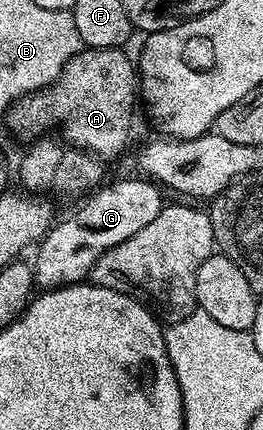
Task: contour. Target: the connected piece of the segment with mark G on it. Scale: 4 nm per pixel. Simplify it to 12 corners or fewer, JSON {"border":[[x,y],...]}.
{"border":[[148,178],[106,182],[36,244],[33,282],[88,280],[159,217]]}

